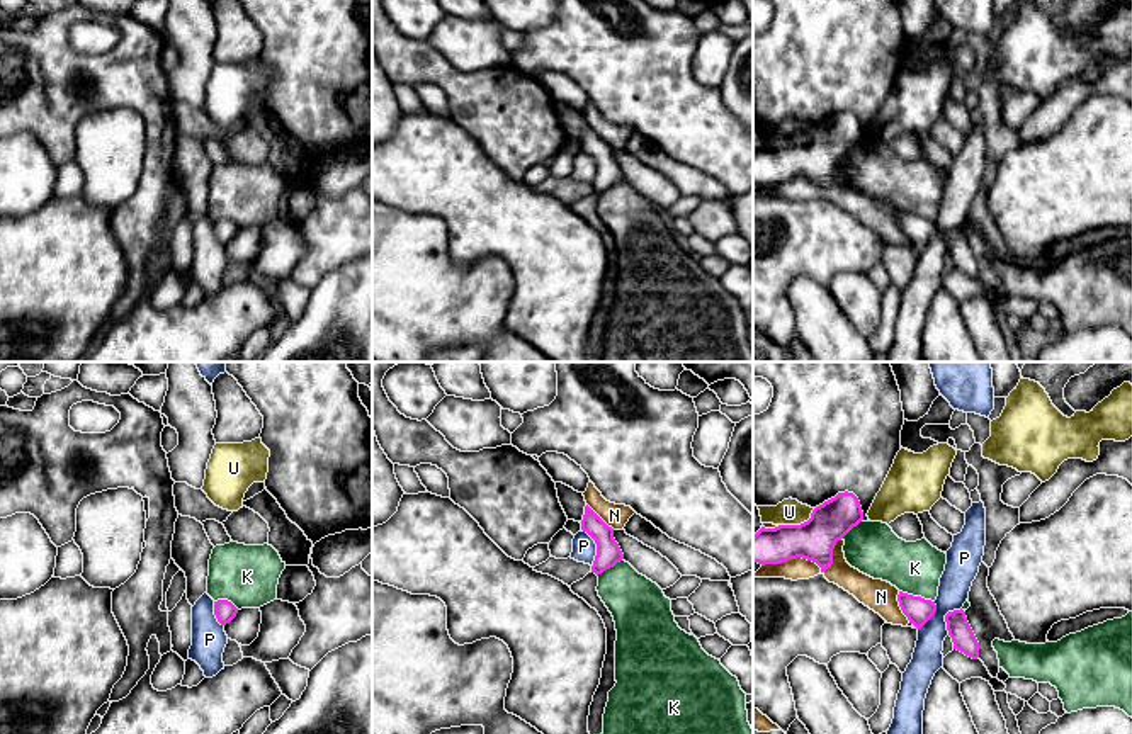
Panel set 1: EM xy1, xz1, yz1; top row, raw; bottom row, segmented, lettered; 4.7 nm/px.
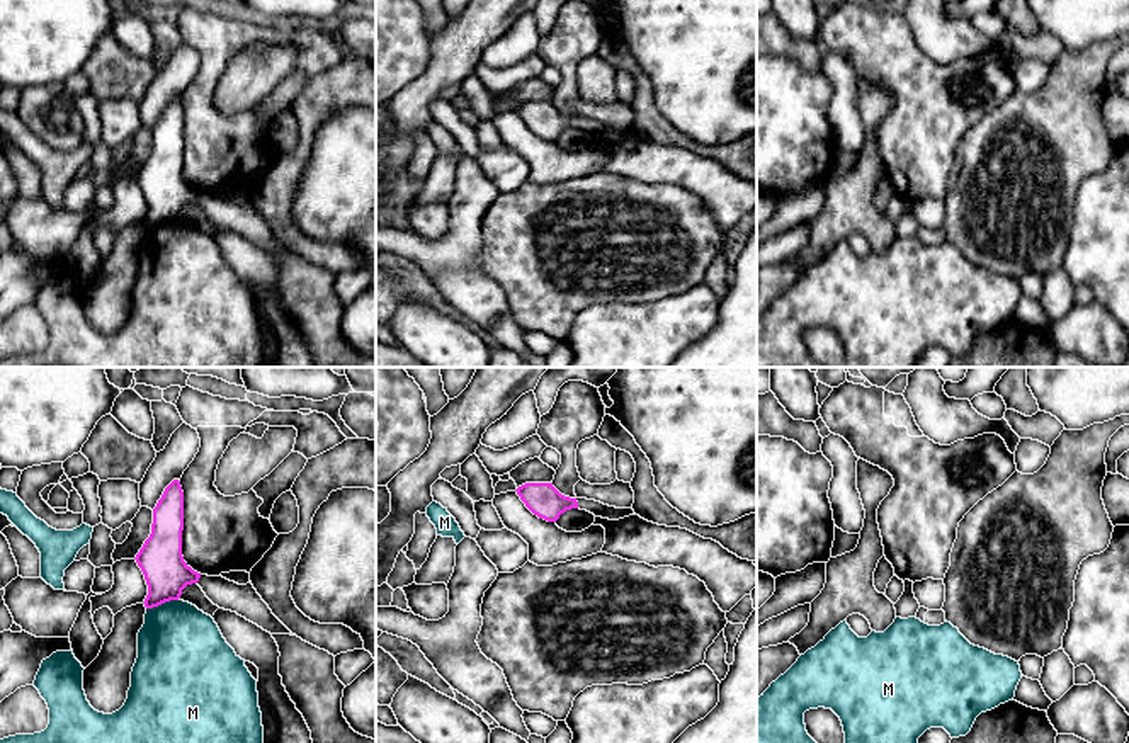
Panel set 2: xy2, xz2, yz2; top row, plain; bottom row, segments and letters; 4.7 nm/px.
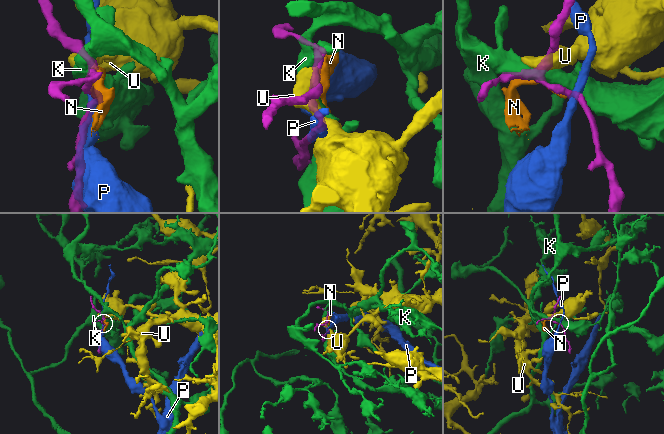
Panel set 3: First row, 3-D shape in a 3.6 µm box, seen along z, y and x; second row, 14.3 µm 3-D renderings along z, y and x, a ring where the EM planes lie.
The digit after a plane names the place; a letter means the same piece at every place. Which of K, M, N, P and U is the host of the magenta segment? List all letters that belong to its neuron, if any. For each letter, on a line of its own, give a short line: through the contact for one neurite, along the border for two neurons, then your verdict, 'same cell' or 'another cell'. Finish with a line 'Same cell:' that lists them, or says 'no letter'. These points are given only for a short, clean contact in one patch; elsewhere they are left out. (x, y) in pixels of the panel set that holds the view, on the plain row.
K: another cell
M: line xy2 (179, 216), (147, 228); another cell
N: another cell
P: line xz1 (582, 148), (595, 163), (592, 186); another cell
U: another cell
Same cell: no letter

